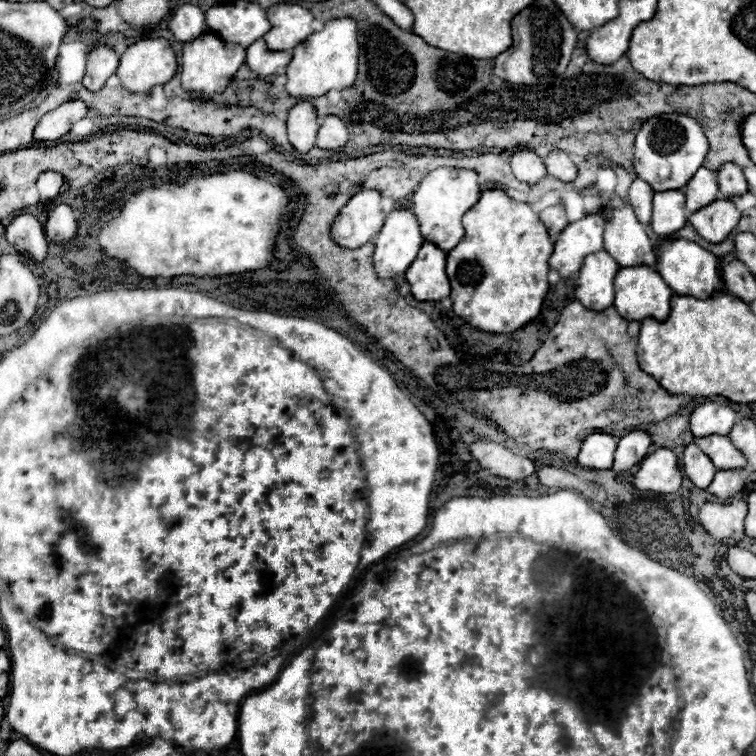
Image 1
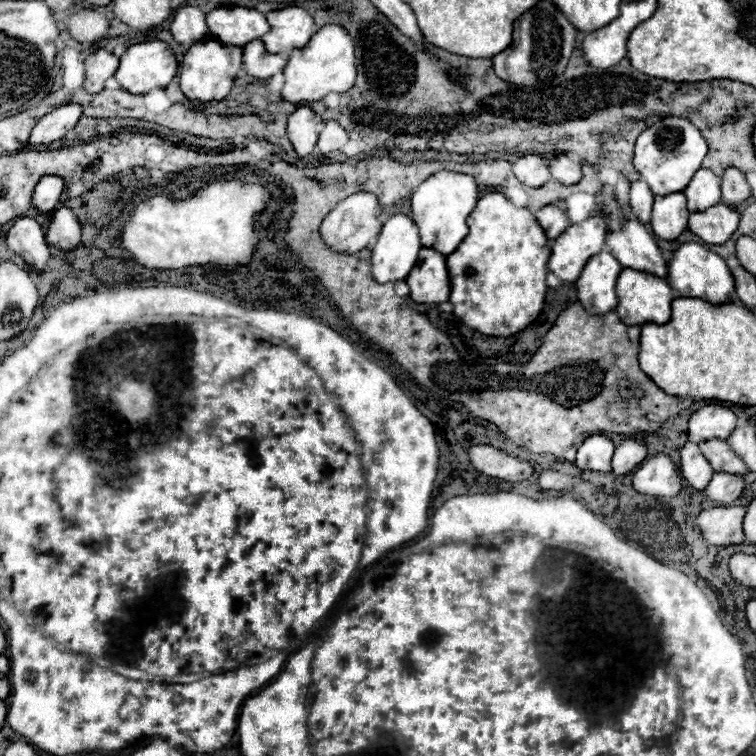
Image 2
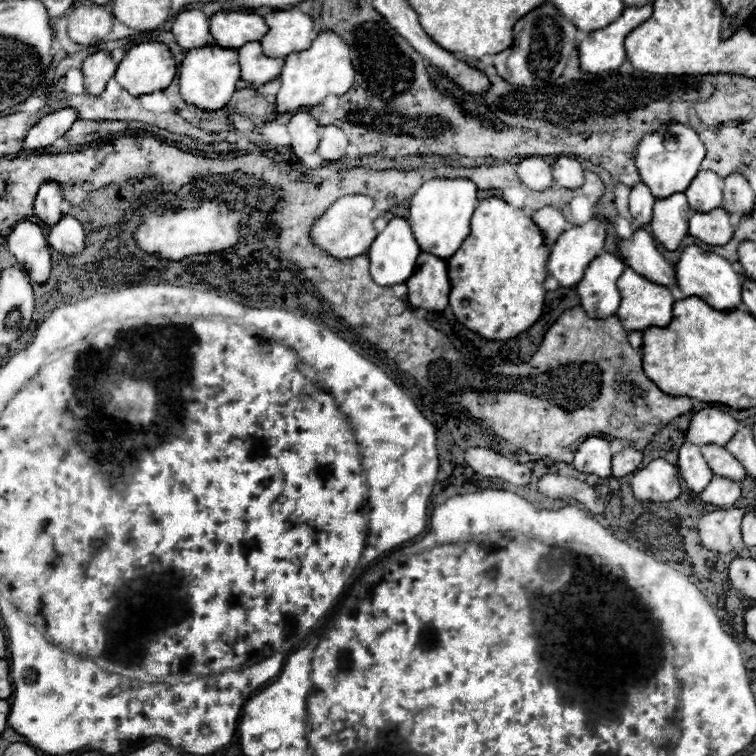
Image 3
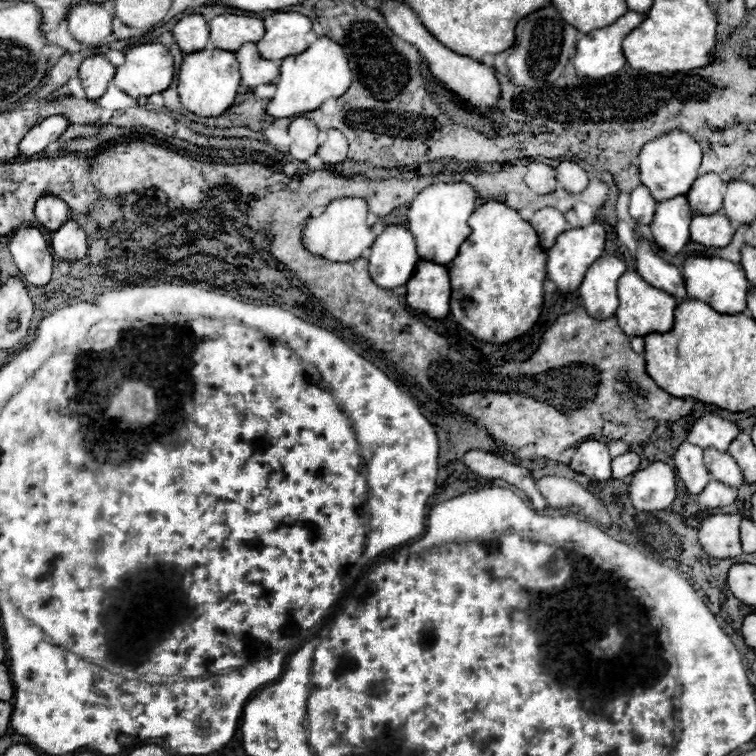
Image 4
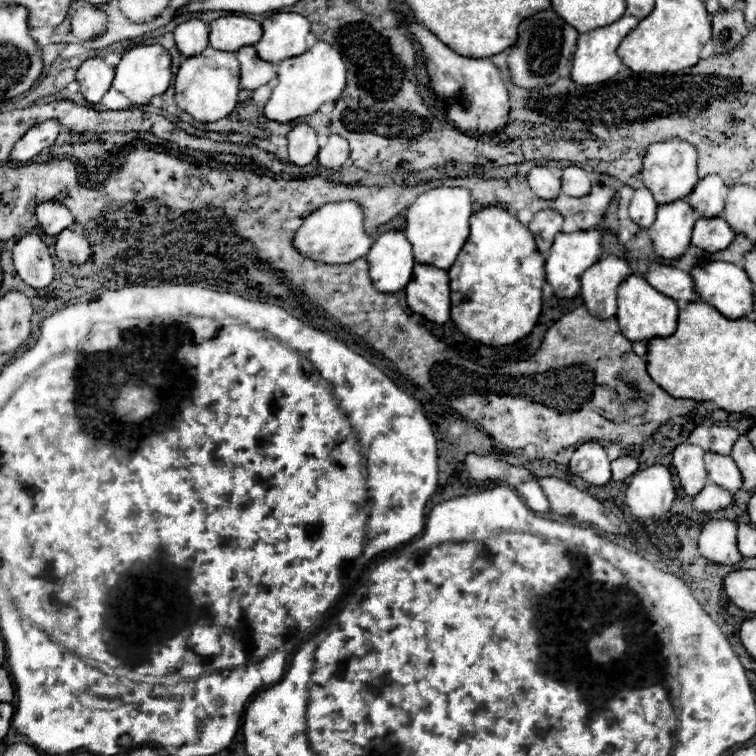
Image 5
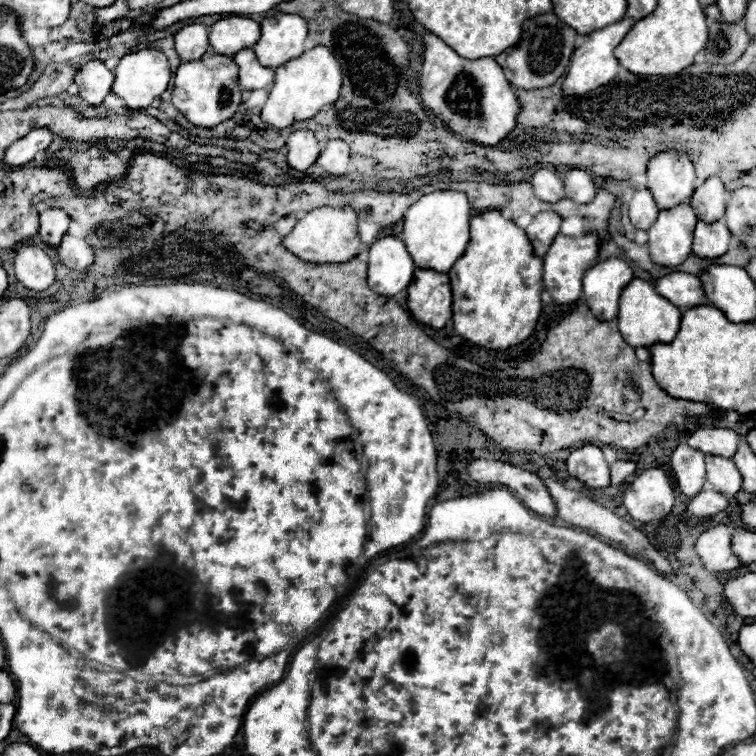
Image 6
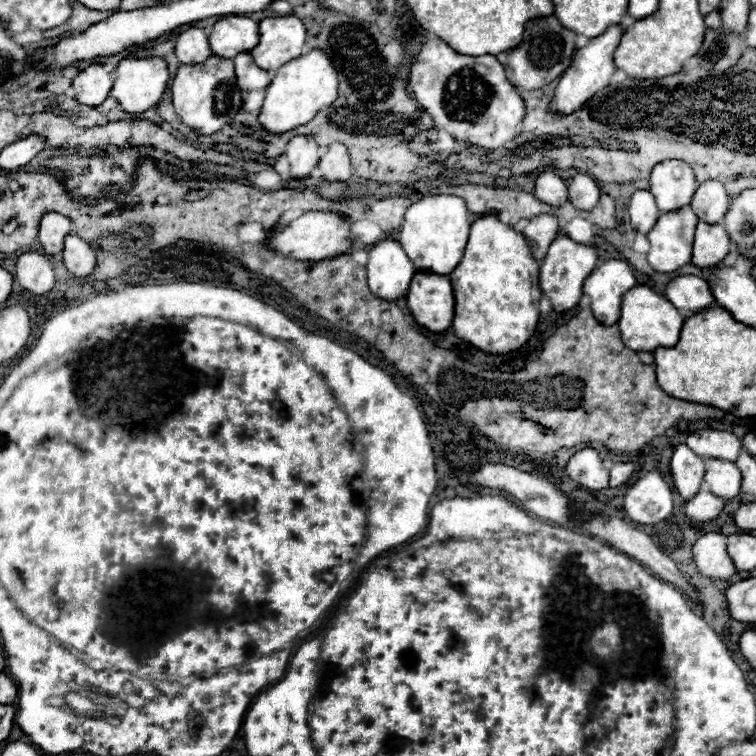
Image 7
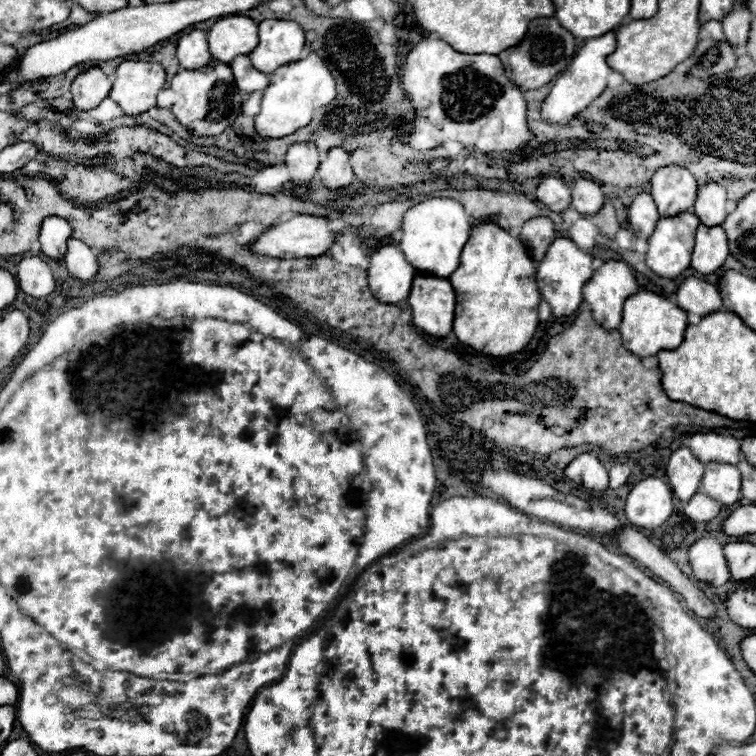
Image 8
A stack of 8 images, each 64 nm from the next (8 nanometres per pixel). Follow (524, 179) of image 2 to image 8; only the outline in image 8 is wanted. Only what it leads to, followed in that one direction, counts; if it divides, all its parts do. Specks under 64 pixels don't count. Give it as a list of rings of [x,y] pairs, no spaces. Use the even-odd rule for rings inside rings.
[[[546,176],[536,188],[536,198],[544,202],[552,212],[562,214],[572,204],[572,190],[562,180]]]

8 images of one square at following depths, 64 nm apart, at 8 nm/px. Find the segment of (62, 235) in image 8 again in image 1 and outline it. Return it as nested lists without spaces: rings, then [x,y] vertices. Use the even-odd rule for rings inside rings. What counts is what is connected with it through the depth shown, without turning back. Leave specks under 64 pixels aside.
[[[42,172],[42,176],[38,176],[38,182],[36,182],[36,188],[38,188],[38,194],[40,194],[40,204],[42,206],[52,204],[56,200],[56,196],[60,194],[62,184],[64,184],[62,174],[58,174],[58,172]]]

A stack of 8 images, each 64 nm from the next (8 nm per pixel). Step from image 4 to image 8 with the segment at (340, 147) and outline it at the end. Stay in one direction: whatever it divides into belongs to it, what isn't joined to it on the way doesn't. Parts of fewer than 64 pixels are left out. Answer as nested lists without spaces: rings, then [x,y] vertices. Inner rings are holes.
[[[332,148],[320,168],[318,168],[318,174],[320,174],[320,180],[322,184],[328,188],[328,190],[340,190],[340,188],[346,188],[352,184],[354,180],[354,172],[352,172],[352,166],[350,166],[350,160],[348,160],[348,154],[342,150],[342,148]]]

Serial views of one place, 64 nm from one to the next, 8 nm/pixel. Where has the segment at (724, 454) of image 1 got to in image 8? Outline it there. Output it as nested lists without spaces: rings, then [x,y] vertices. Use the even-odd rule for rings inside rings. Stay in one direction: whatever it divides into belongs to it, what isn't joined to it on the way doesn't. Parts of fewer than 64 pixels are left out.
[[[710,462],[702,478],[702,490],[722,506],[732,506],[740,498],[740,480],[740,470],[734,464]]]

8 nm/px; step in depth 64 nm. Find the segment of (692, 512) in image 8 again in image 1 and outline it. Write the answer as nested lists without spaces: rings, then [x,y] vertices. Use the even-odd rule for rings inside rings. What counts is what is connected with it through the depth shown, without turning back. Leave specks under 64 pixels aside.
[[[742,468],[742,470],[718,470],[712,484],[706,488],[706,492],[716,496],[718,500],[726,502],[744,490],[746,480],[748,480],[746,468]]]

